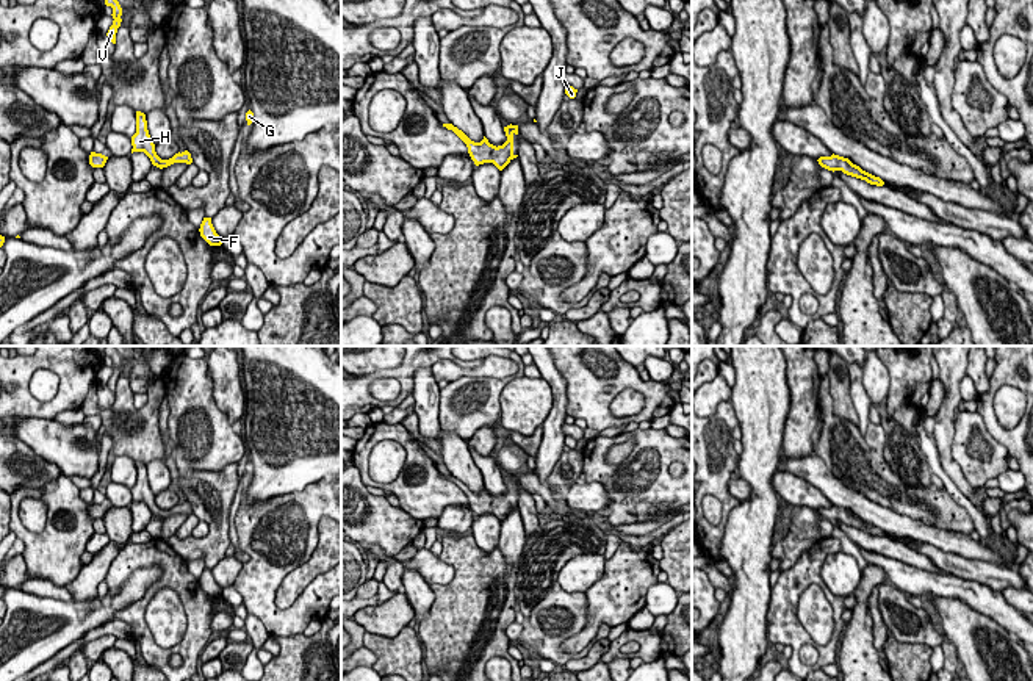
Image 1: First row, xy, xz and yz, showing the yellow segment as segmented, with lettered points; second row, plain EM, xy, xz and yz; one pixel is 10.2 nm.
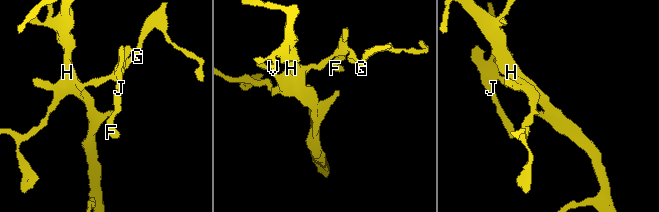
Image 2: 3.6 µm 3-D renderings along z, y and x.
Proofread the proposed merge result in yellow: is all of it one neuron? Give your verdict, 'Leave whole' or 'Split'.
Leave whole

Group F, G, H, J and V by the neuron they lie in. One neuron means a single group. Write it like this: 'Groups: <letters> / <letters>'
Groups: F G H J V

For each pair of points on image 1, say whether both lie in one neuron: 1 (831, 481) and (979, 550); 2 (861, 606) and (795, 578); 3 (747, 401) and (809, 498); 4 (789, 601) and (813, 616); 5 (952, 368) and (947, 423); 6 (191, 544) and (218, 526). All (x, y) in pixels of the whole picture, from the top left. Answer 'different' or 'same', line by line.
1: same
2: different
3: different
4: different
5: same
6: same

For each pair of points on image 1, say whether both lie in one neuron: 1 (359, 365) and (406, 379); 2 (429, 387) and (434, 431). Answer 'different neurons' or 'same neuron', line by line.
1: different neurons
2: same neuron

